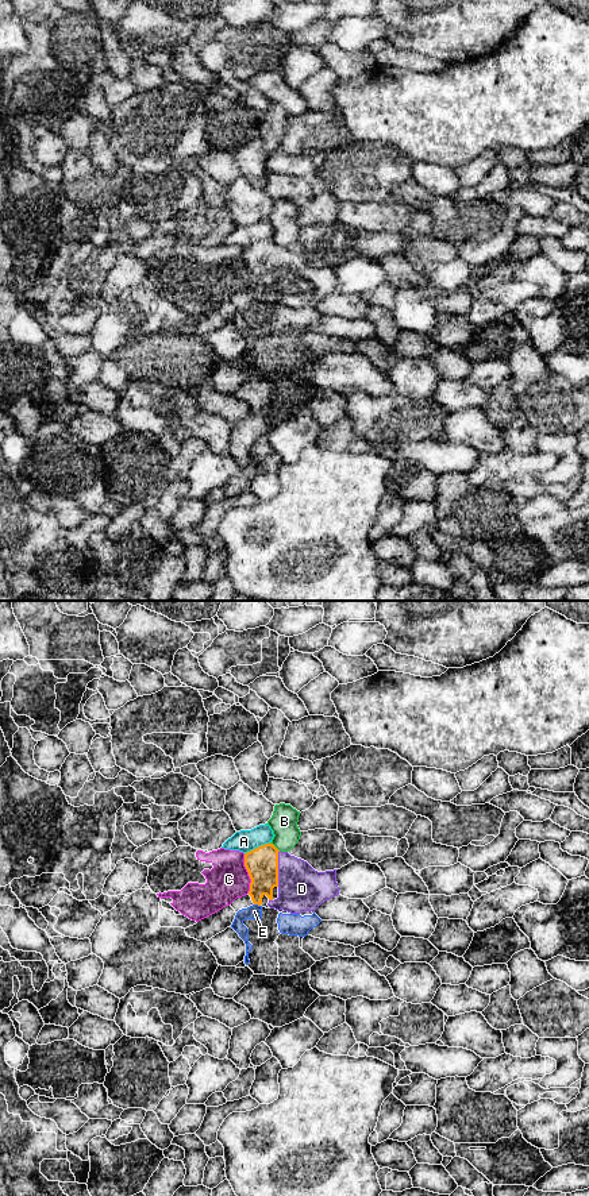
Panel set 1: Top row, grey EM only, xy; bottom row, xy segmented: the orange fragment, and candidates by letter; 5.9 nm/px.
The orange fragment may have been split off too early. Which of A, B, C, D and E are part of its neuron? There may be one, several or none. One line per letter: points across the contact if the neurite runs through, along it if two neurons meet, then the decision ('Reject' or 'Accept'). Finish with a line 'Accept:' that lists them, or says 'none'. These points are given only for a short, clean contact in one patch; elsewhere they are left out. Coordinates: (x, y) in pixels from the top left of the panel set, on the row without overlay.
A: Boundary: xy (269, 236), (245, 249). Reject
B: Boundary: xy (269, 238), (278, 246). Reject
C: Reject
D: Accept
E: Reject
Accept: D

